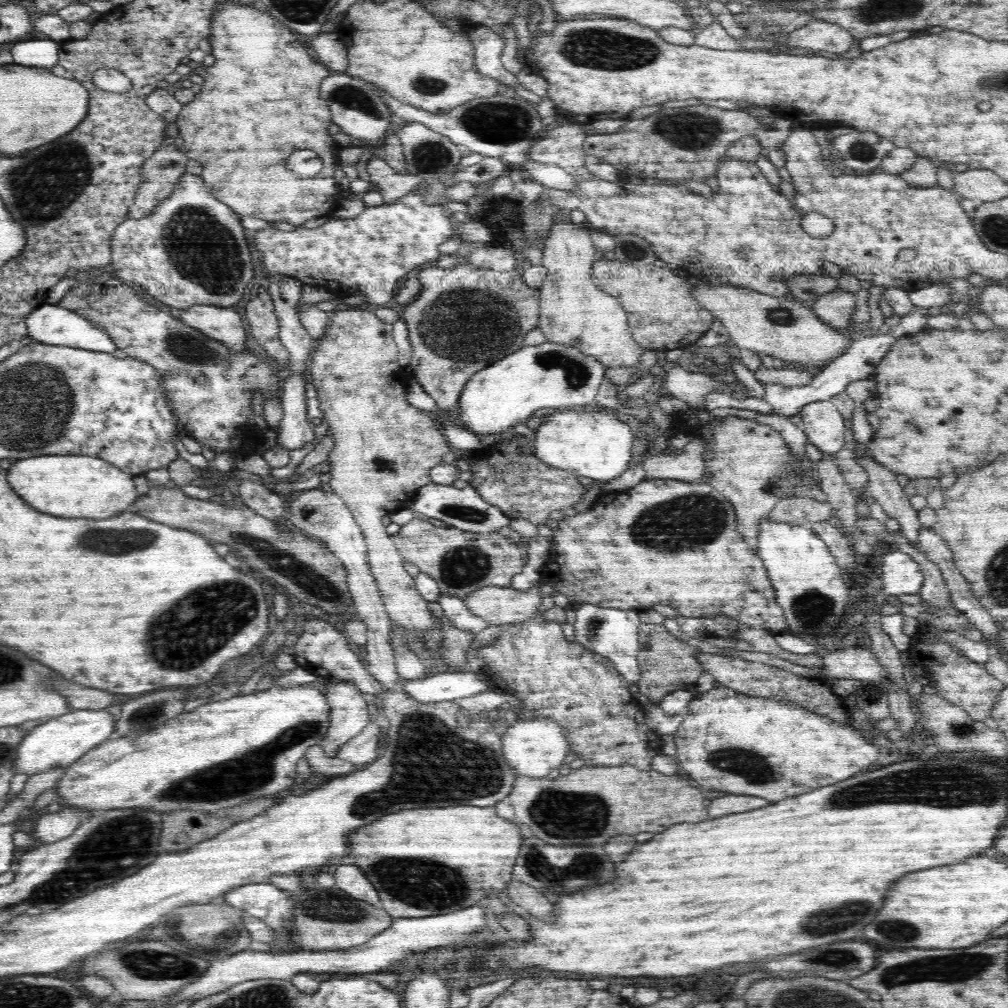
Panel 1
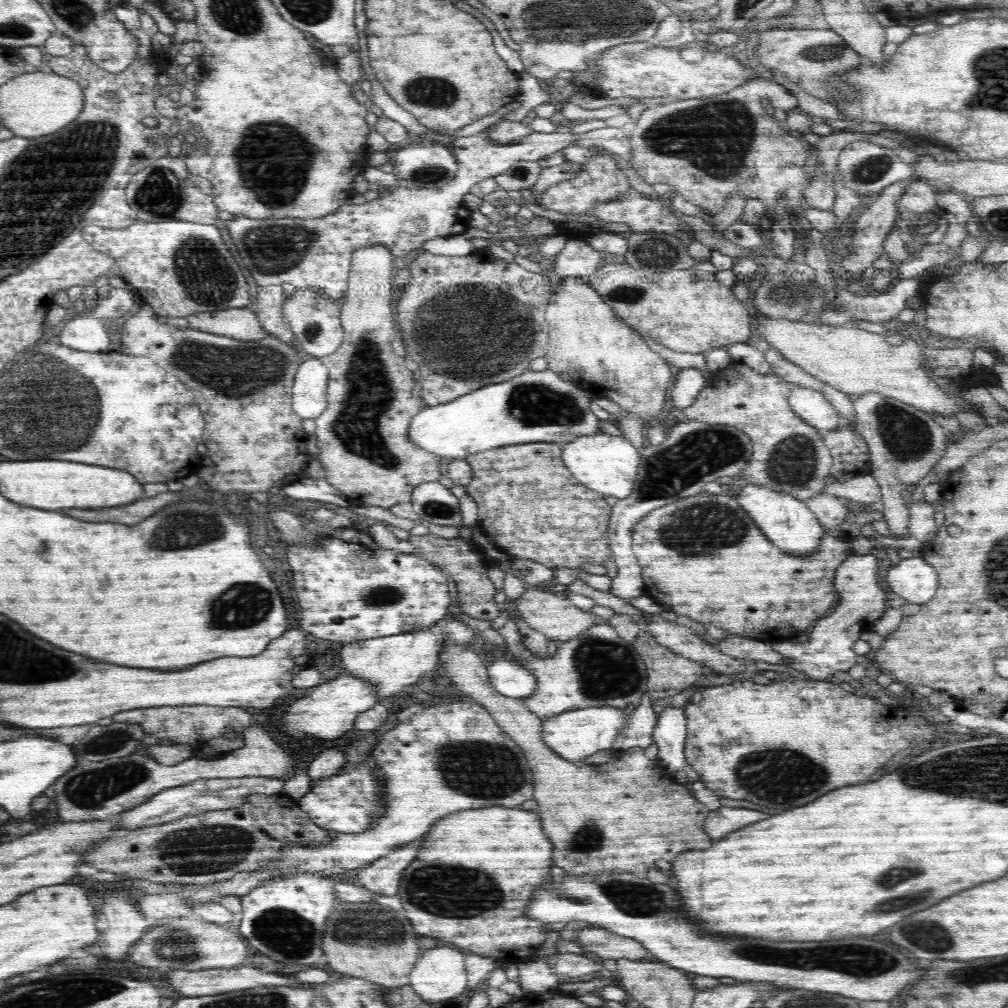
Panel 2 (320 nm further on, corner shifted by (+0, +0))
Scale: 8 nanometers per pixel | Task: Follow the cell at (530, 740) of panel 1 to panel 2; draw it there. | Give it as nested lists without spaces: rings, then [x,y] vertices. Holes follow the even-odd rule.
[[[593,706],[564,712],[548,719],[544,718],[542,737],[544,743],[557,755],[576,763],[599,750],[612,748],[612,743],[623,734],[629,714],[624,709],[611,706]]]

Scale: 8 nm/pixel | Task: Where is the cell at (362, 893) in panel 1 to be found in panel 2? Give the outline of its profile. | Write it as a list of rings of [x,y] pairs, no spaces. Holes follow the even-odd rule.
[[[418,840],[416,844],[394,848],[388,856],[363,866],[358,874],[360,884],[366,886],[369,892],[376,892],[382,896],[398,894],[400,876],[416,860],[416,856],[420,854],[420,848],[423,847],[422,844],[422,840]]]

